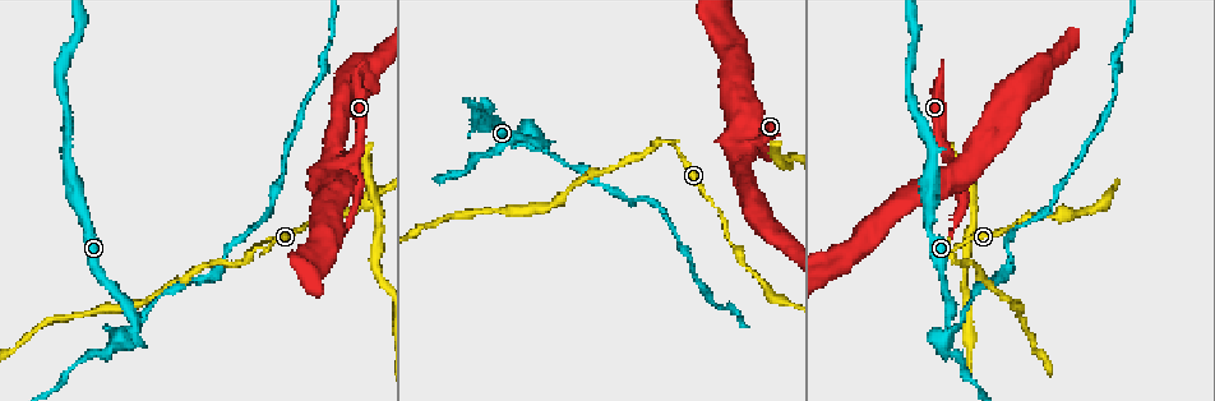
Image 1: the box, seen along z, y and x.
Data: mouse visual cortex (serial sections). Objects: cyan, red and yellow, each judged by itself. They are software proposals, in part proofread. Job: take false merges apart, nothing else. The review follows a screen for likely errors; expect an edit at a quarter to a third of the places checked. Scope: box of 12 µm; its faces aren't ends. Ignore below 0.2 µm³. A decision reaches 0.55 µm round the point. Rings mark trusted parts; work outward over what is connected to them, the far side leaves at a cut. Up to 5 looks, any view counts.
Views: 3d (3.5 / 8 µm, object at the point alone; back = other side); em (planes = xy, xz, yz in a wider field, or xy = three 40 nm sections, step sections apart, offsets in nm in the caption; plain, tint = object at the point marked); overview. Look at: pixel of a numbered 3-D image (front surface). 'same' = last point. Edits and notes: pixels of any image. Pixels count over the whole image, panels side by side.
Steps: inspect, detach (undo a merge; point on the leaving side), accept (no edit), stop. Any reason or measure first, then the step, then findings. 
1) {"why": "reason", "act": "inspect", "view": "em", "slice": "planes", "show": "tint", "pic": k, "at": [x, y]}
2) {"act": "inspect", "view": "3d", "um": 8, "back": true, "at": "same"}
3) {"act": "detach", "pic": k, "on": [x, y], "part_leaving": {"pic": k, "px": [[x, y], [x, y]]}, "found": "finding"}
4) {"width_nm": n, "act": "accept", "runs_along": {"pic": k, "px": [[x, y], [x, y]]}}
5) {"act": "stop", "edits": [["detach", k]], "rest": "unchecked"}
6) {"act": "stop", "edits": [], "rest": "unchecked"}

{"why": "narrows sharply", "act": "inspect", "view": "3d", "um": 3.5, "pic": 1, "at": [743, 149]}

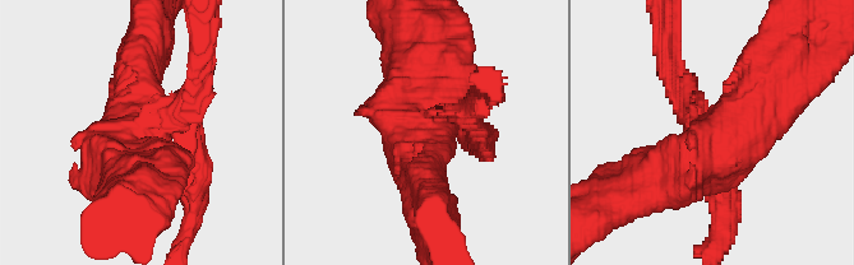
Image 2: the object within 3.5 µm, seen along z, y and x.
{"arms": 3, "arm_widths_nm": [300, 600, 600], "act": "inspect", "view": "em", "slice": "planes", "show": "plain", "pic": 2, "at": [136, 148]}

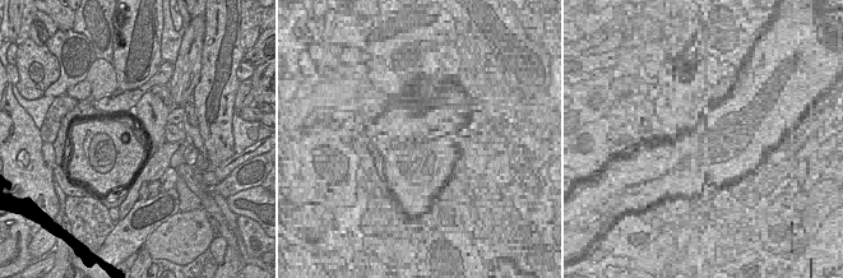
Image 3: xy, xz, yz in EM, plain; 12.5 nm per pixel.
{"why": "with the object marked", "act": "inspect", "view": "em", "slice": "planes", "show": "tint", "at": "same"}

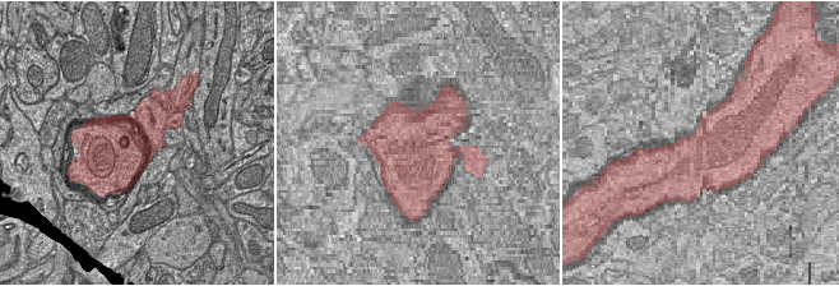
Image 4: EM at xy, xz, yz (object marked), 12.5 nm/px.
{"act": "detach", "pic": 2, "on": [407, 84], "found": "two cells meet here"}

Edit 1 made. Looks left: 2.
{"why": "a narrow waist", "act": "inspect", "view": "3d", "um": 3.5, "pic": 1, "at": [951, 251]}

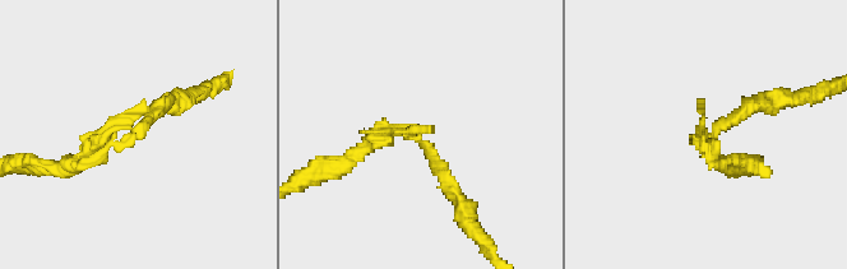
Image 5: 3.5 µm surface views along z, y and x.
{"why": "now the EM", "act": "inspect", "view": "em", "slice": "xy", "step": 5, "show": "tint", "pic": 5, "at": [710, 139]}

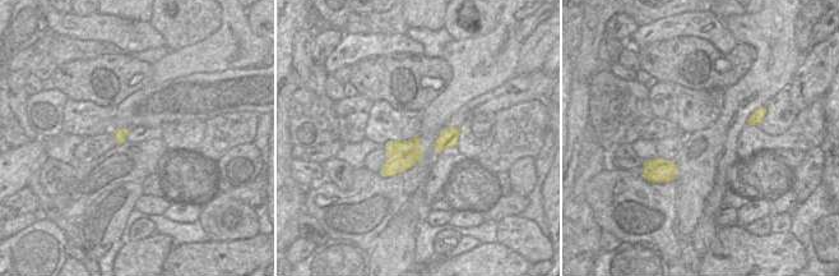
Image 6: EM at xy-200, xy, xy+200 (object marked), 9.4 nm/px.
{"act": "detach", "pic": 5, "on": [359, 156], "part_leaving": {"pic": 5, "px": [[398, 135], [311, 174]]}, "found": "a second cell is stuck on"}

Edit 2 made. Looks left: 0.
{"act": "stop", "edits": [["detach", 2], ["detach", 5]], "rest": "unchecked"}

